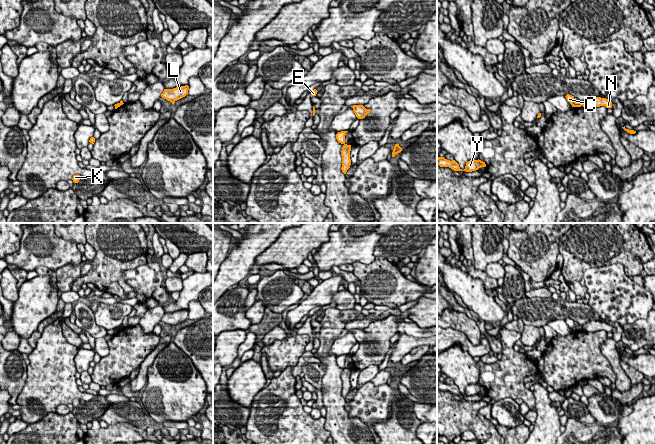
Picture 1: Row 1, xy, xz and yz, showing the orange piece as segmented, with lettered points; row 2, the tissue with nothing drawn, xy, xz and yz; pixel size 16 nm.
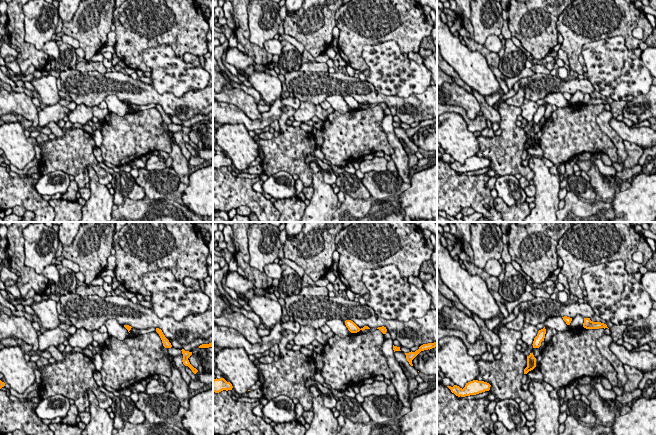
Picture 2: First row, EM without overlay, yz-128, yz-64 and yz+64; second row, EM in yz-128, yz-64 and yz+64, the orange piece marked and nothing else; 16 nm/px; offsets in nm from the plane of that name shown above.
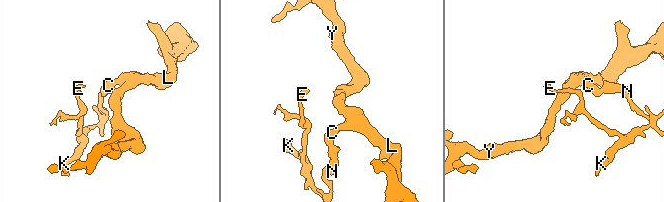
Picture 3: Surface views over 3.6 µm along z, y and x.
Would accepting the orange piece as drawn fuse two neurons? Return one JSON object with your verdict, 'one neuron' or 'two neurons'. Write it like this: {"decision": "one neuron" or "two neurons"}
{"decision": "one neuron"}

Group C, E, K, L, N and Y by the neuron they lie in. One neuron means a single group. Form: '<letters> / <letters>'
C E K L N Y

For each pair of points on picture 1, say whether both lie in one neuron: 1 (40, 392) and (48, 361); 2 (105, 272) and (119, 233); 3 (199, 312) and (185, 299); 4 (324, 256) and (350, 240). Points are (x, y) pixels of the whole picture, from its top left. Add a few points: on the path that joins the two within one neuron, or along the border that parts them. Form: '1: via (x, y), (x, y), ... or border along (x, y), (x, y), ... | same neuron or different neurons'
1: via (48, 384), (48, 369) | same neuron
2: via (110, 262), (116, 243) | same neuron
3: border along (197, 299), (193, 299), (187, 308) | different neurons
4: via (330, 254), (344, 246) | same neuron

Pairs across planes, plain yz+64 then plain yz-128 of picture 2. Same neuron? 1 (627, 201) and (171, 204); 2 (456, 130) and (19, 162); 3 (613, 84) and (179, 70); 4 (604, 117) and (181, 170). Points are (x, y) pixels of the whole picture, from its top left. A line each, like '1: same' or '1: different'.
1: different
2: same
3: same
4: same

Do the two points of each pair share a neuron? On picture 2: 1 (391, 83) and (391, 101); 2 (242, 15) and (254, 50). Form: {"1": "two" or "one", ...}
{"1": "two", "2": "one"}

